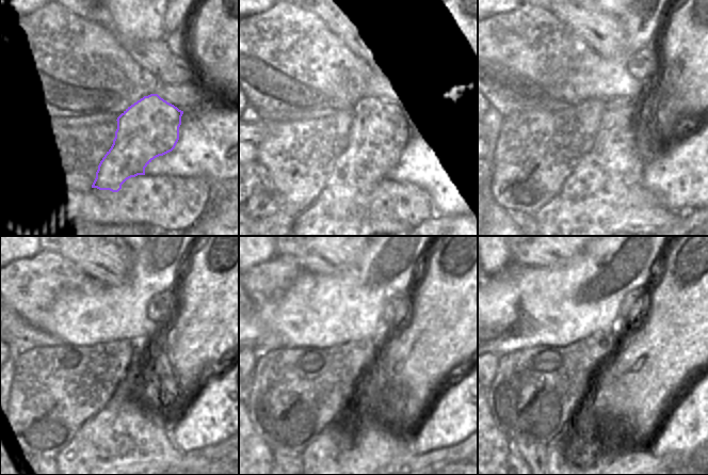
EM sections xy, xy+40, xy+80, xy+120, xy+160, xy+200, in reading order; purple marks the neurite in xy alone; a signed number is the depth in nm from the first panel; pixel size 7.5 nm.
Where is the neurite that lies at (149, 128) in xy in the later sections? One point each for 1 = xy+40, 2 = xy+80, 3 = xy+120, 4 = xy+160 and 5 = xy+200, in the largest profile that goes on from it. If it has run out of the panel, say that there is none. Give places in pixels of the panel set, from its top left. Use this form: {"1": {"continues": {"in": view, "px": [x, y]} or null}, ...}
{"1": {"continues": {"in": "xy+40", "px": [381, 131]}}, "2": {"continues": {"in": "xy+80", "px": [583, 214]}}, "3": {"continues": {"in": "xy+120", "px": [105, 453]}}, "4": {"continues": {"in": "xy+160", "px": [336, 453]}}, "5": {"continues": {"in": "xy+200", "px": [554, 453]}}}

